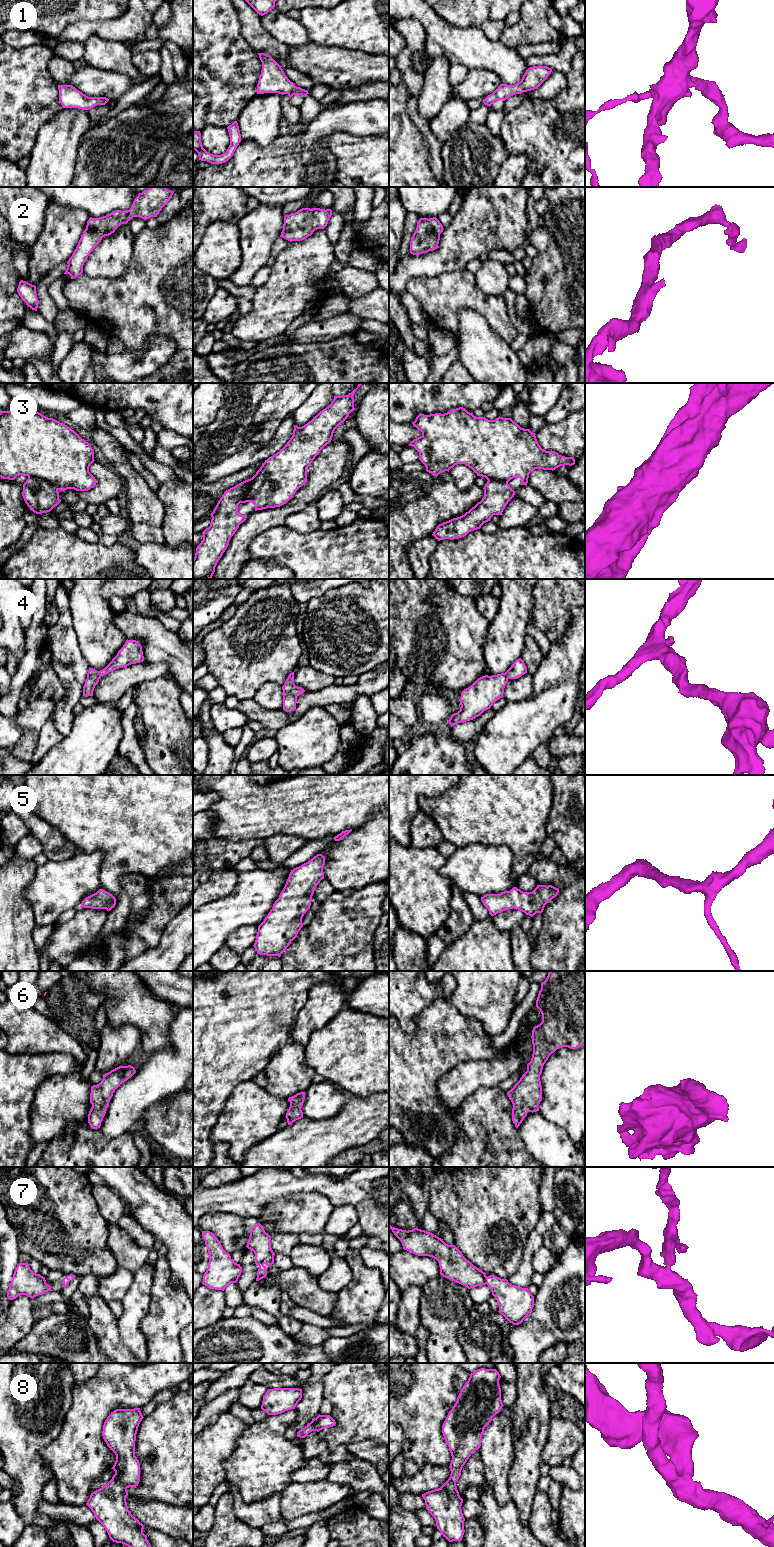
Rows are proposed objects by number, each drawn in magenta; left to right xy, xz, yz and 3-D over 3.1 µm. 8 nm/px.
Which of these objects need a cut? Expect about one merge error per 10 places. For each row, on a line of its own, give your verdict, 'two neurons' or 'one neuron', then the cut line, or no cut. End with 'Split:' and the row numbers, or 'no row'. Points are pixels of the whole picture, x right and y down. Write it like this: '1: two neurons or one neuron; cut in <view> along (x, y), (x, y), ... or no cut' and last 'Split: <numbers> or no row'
1: one neuron; no cut
2: one neuron; no cut
3: one neuron; no cut
4: one neuron; no cut
5: one neuron; no cut
6: one neuron; no cut
7: one neuron; no cut
8: one neuron; no cut
Split: no row

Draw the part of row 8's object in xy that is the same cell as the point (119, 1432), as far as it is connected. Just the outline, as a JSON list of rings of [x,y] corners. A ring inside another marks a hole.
[[[140,1408],[116,1409],[107,1417],[102,1436],[107,1446],[116,1455],[116,1461],[111,1468],[115,1474],[105,1486],[92,1492],[86,1503],[96,1519],[104,1526],[110,1540],[128,1547],[151,1547],[147,1536],[143,1533],[144,1525],[131,1514],[126,1502],[127,1489],[138,1486],[140,1480],[140,1463],[135,1456],[135,1441],[143,1418]]]

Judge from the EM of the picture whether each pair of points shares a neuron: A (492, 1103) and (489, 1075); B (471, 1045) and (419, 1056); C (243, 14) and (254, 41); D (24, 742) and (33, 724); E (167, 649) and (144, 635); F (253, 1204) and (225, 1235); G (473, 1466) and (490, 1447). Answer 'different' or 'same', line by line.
A: different
B: same
C: same
D: same
E: same
F: different
G: different

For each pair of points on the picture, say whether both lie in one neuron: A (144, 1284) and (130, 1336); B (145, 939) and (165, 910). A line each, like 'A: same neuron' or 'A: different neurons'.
A: same neuron
B: same neuron

